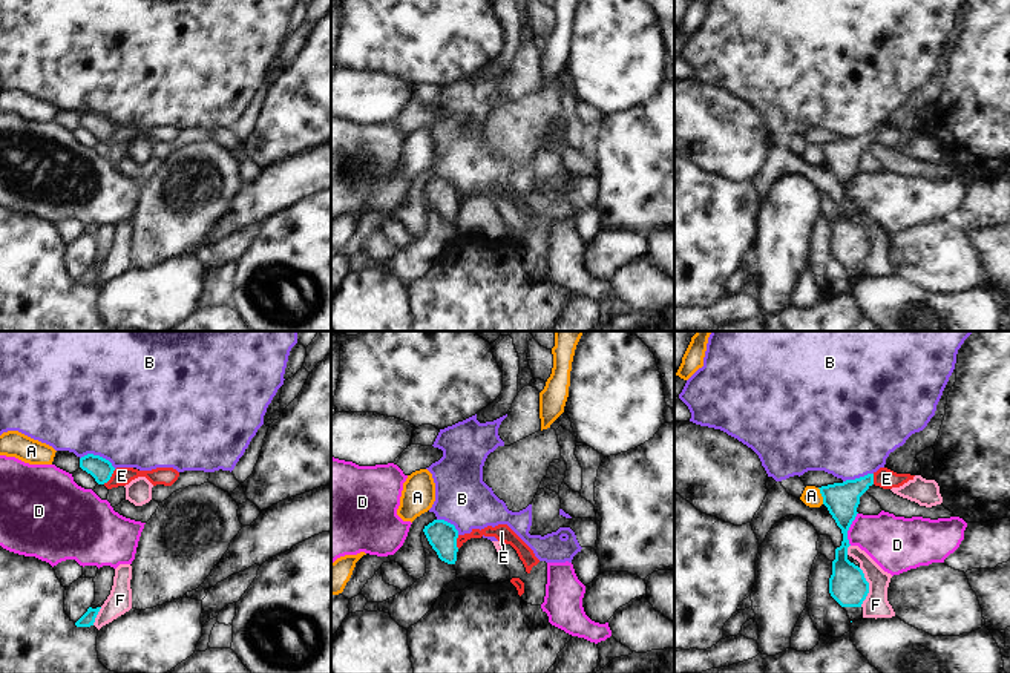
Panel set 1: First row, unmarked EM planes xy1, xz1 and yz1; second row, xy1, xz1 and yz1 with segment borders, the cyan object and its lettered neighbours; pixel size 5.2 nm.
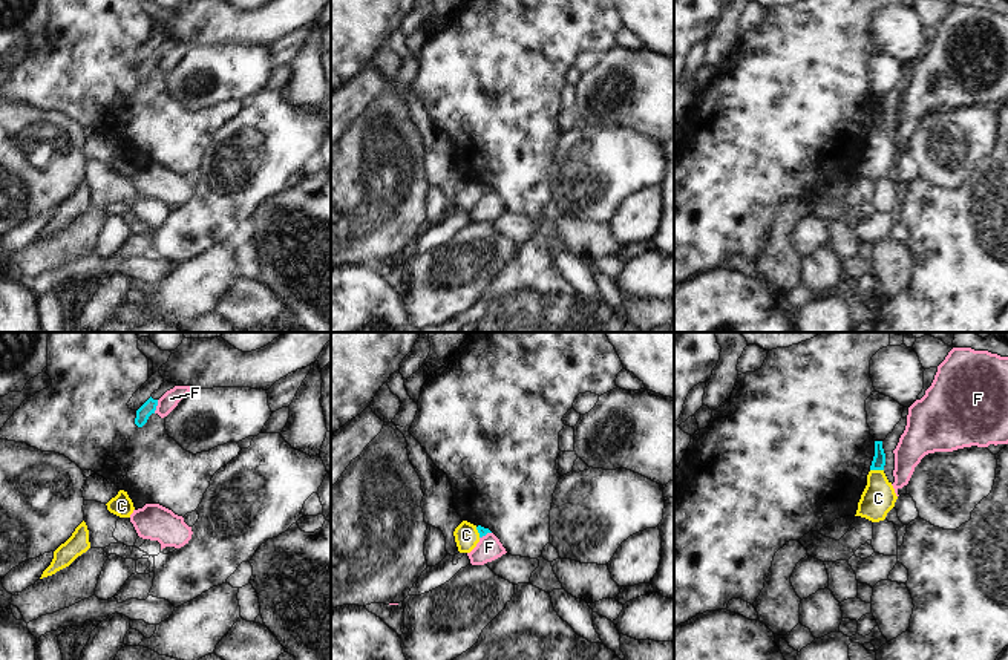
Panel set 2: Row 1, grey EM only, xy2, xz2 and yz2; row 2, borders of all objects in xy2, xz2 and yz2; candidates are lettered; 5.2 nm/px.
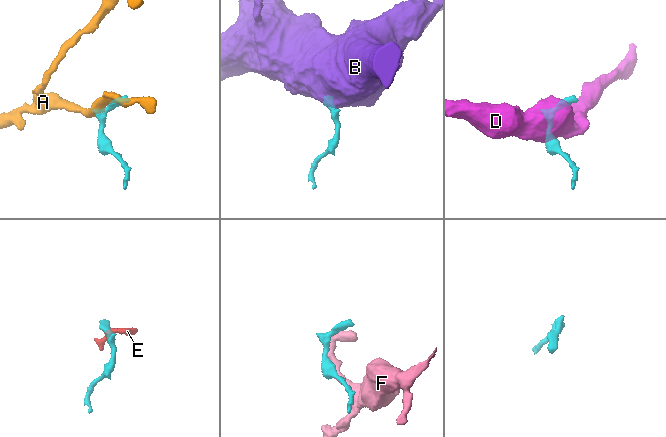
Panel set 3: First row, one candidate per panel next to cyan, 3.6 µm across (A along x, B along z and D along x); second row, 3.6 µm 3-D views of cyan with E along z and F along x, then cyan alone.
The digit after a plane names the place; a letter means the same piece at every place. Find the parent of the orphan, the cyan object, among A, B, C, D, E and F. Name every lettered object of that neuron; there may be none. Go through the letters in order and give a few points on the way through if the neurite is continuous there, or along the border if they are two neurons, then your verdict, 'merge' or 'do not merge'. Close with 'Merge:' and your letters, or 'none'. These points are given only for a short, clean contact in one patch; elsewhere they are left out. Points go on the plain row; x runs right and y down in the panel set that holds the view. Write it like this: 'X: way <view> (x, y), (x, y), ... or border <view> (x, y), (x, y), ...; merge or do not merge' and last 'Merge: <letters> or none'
A: border yz1 (817, 144), (823, 160); do not merge
B: do not merge
C: way yz2 (878, 120), (877, 126), (878, 155); merge
D: border yz1 (857, 169), (848, 187), (849, 201); do not merge
E: border xy1 (115, 126), (103, 140); do not merge
F: do not merge
Merge: C

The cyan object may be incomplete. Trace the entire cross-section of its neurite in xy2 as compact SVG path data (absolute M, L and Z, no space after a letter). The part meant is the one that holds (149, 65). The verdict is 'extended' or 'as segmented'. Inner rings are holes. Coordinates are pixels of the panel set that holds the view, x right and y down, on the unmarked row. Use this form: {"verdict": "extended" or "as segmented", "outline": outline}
{"verdict": "as segmented", "outline": "M152 54L136 67L136 75L135 75L135 81L138 84L142 84L149 74L152 70L155 70L156 67L156 63L158 63L158 57L153 57Z"}

